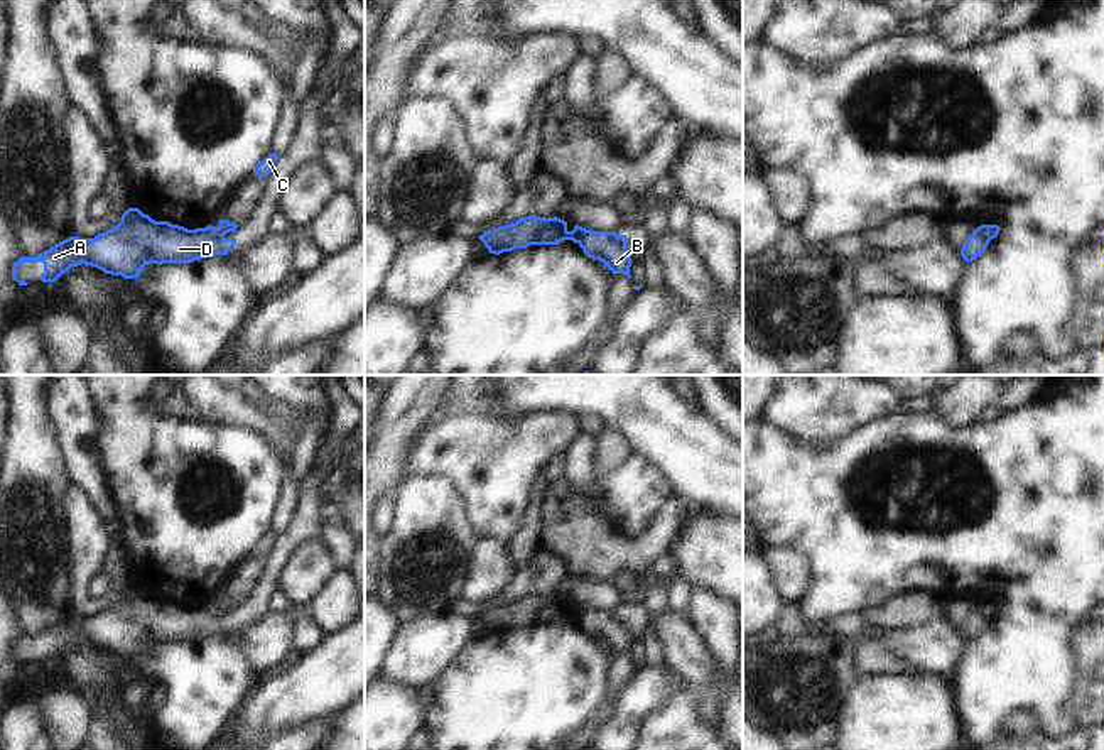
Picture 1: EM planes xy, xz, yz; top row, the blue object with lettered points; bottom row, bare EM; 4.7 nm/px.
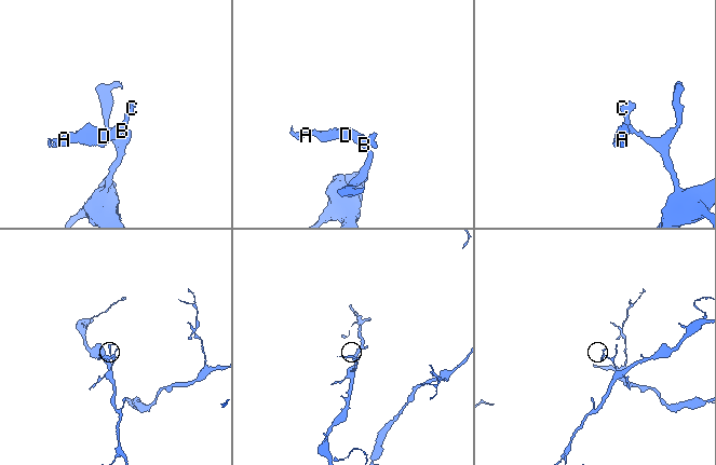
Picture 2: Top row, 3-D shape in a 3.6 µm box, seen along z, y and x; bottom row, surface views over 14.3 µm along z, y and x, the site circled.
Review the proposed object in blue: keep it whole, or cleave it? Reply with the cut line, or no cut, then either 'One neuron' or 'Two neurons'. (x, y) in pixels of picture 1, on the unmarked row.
Split along xy (203, 607), (208, 614), (223, 615). Two neurons

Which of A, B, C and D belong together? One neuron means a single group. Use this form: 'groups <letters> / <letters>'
groups A D / B C

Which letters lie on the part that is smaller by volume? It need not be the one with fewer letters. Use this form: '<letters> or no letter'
A, D

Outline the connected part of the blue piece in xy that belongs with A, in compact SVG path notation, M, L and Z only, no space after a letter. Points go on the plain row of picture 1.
M128 586L116 605L95 617L69 615L35 635L20 635L12 645L12 655L19 664L27 664L29 660L17 657L17 645L41 639L42 660L56 660L81 642L105 652L137 657L149 642L191 642L228 633L235 622L236 617L208 615L204 606L187 608L169 600L155 600L138 586Z

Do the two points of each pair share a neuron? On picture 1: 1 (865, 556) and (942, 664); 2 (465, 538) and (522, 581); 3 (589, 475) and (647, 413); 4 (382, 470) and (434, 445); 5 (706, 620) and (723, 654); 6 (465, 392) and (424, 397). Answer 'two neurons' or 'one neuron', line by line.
1: two neurons
2: two neurons
3: two neurons
4: two neurons
5: one neuron
6: two neurons

